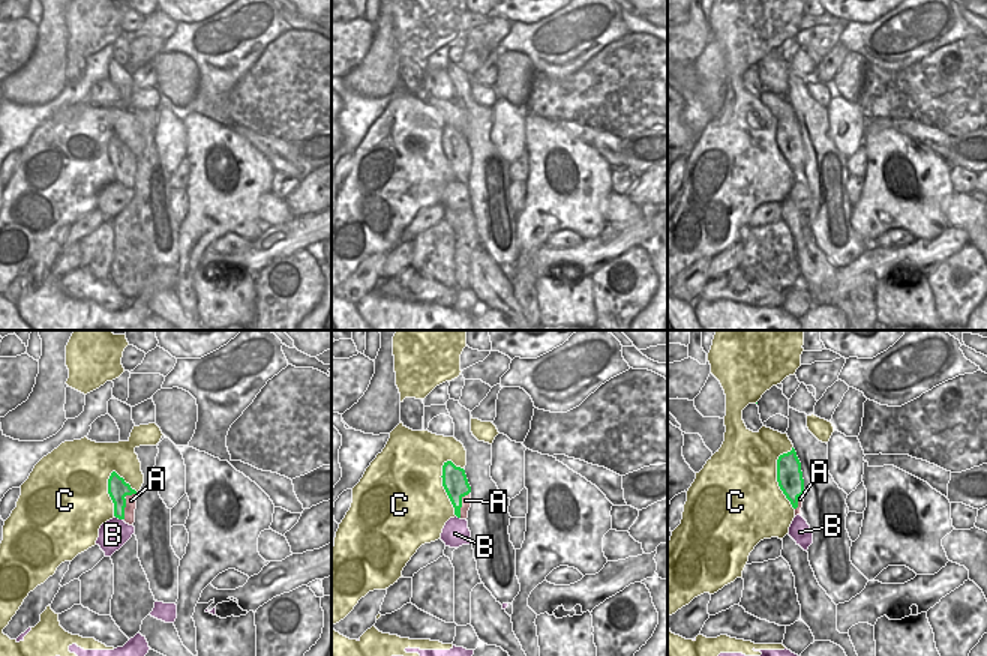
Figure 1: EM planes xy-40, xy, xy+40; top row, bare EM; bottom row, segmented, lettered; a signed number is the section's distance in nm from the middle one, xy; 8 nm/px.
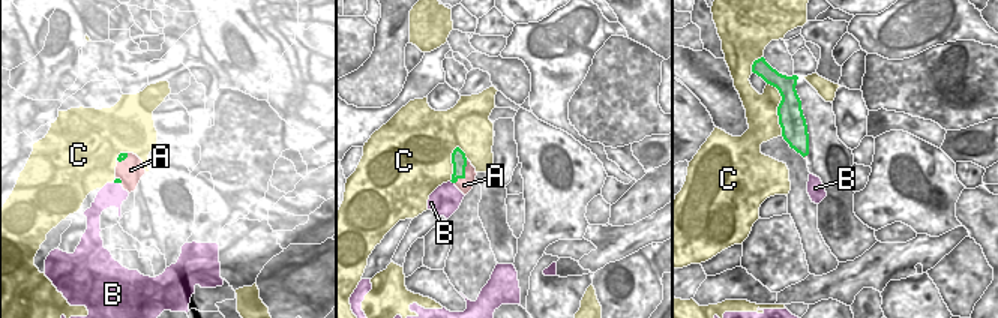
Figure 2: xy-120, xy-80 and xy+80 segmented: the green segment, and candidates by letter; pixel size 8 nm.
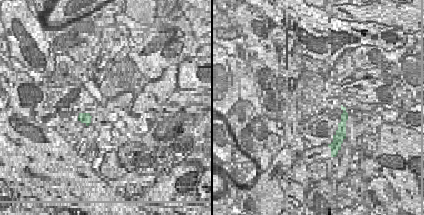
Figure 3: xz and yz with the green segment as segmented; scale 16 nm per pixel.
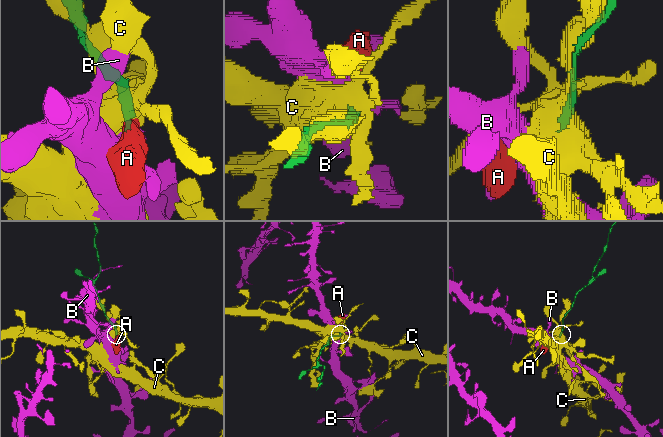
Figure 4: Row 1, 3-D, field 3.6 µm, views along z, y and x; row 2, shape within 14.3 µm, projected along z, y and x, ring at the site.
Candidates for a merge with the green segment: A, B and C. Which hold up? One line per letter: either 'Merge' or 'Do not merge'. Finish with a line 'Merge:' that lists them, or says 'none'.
A: Do not merge
B: Do not merge
C: Do not merge
Merge: none

